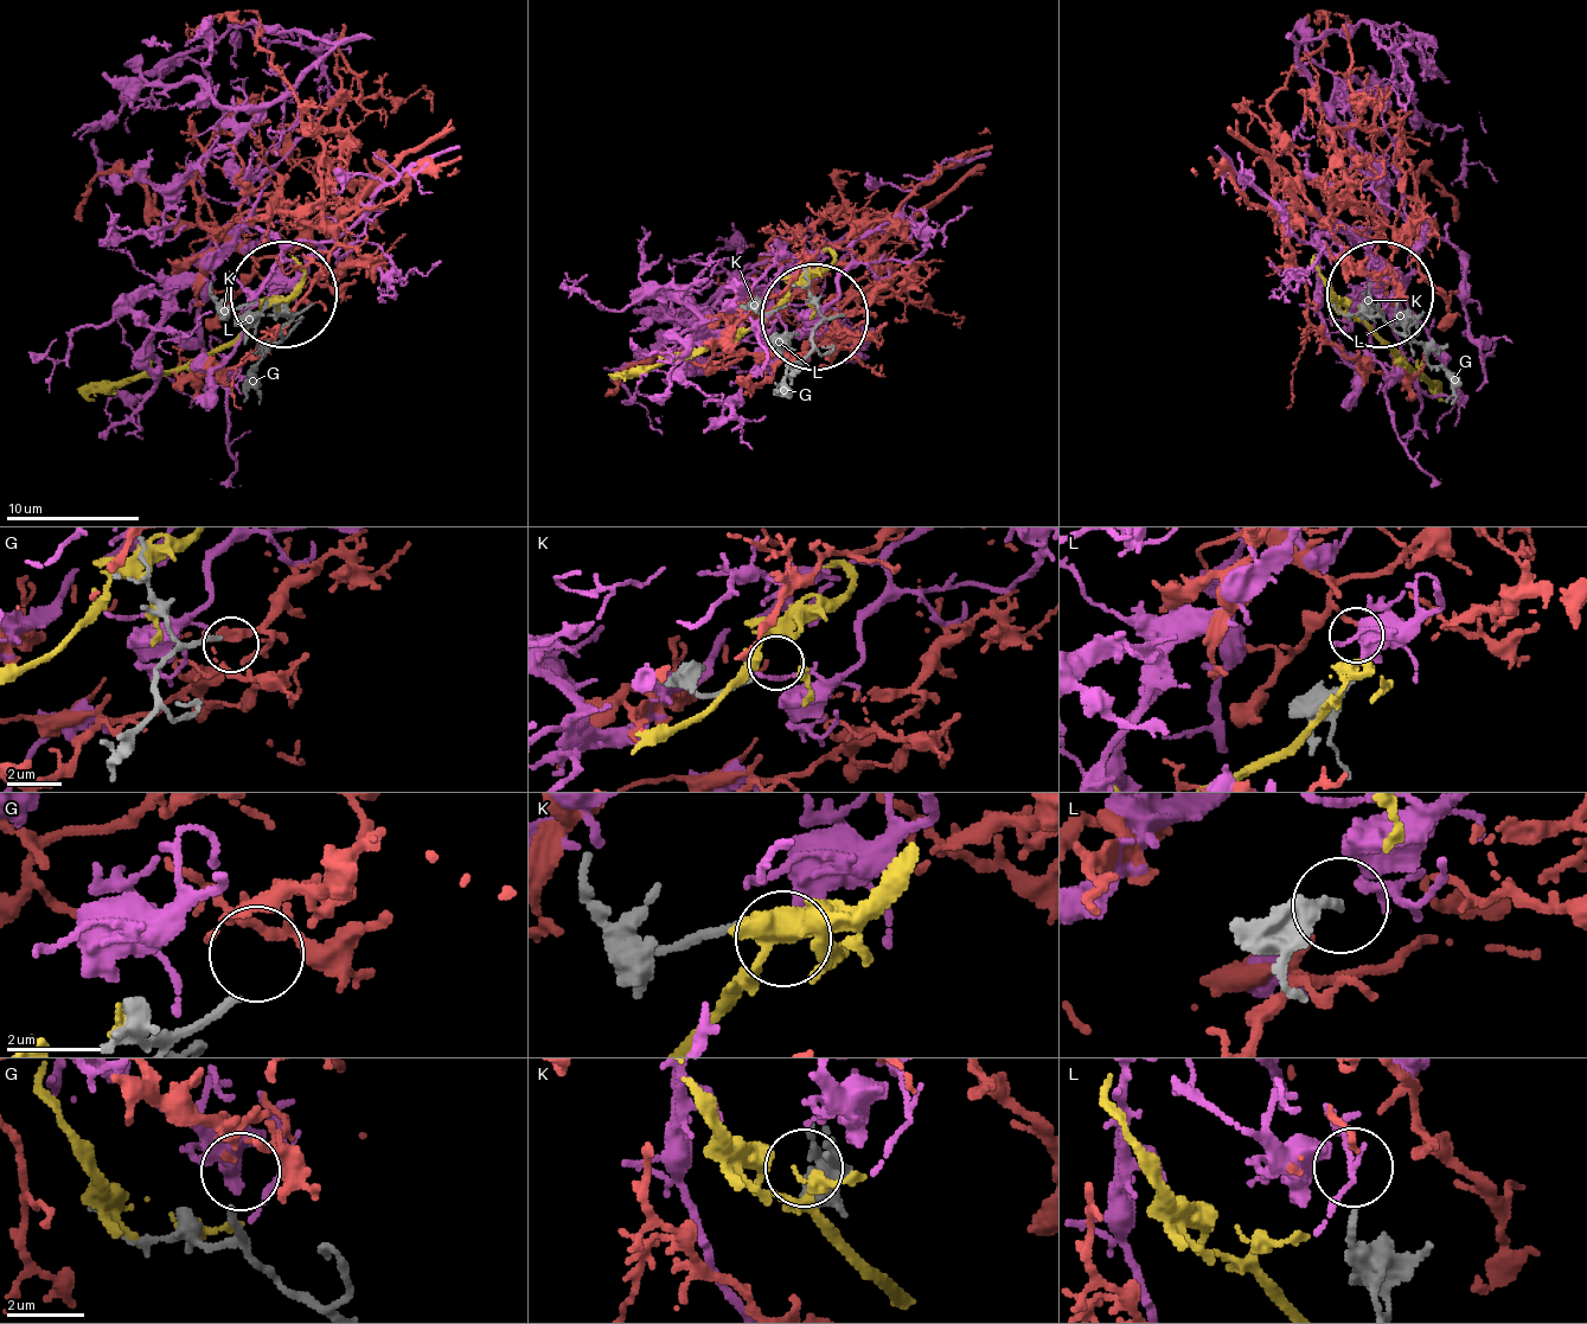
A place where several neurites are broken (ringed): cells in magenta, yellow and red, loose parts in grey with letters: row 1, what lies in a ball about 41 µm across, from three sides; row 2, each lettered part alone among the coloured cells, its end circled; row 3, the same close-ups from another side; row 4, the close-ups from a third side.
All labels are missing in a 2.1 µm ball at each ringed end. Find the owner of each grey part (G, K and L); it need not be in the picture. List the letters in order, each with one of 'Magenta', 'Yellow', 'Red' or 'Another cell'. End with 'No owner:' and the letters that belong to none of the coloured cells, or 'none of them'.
G: Red
K: Another cell
L: Magenta
No owner: K

